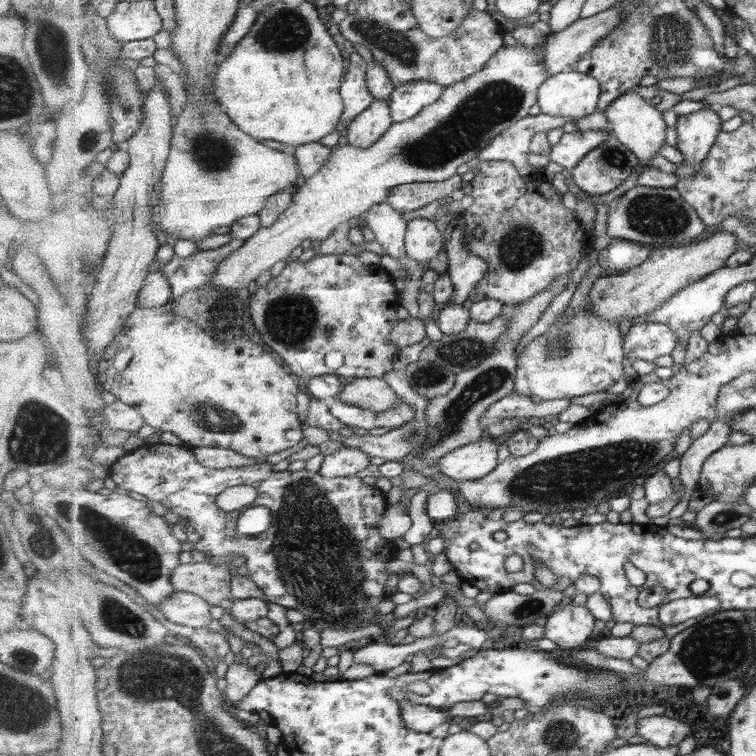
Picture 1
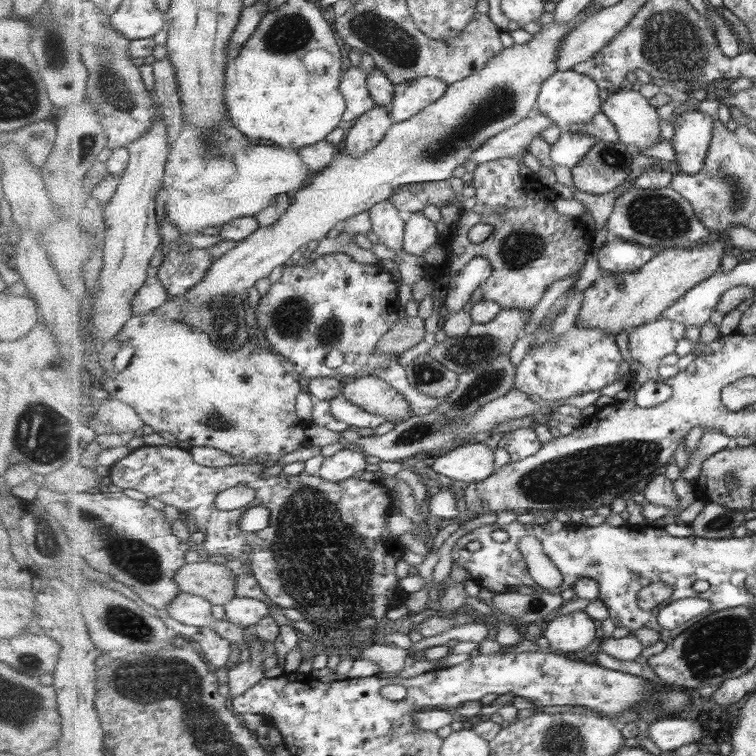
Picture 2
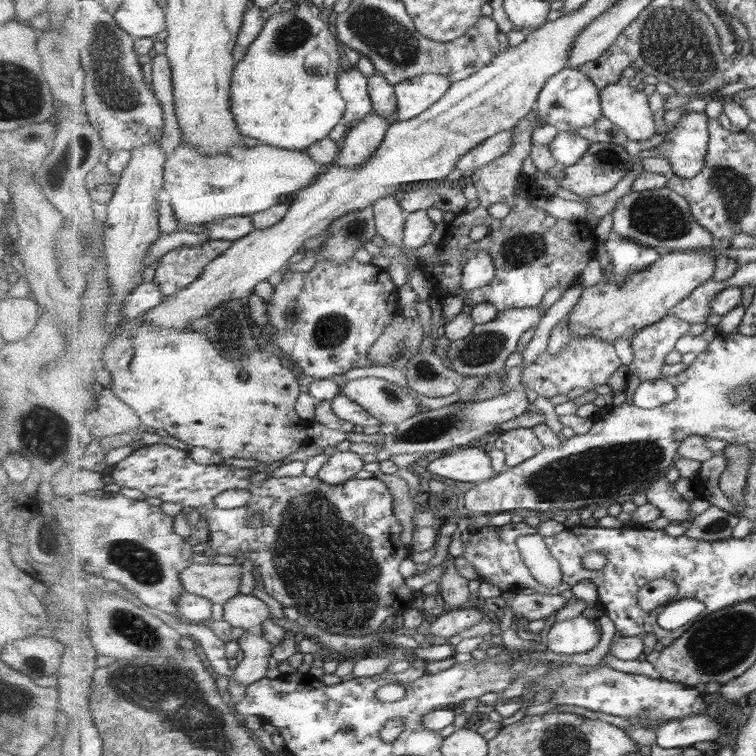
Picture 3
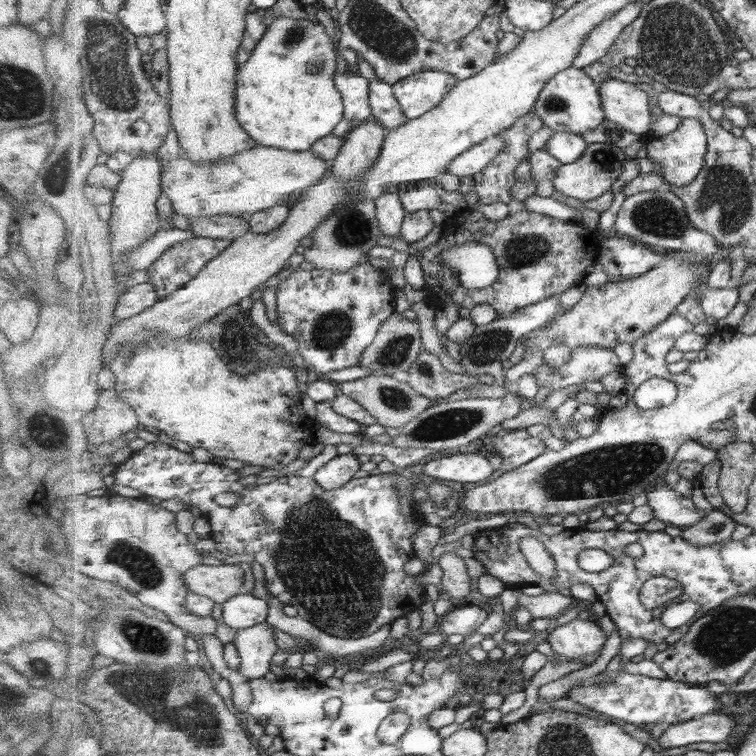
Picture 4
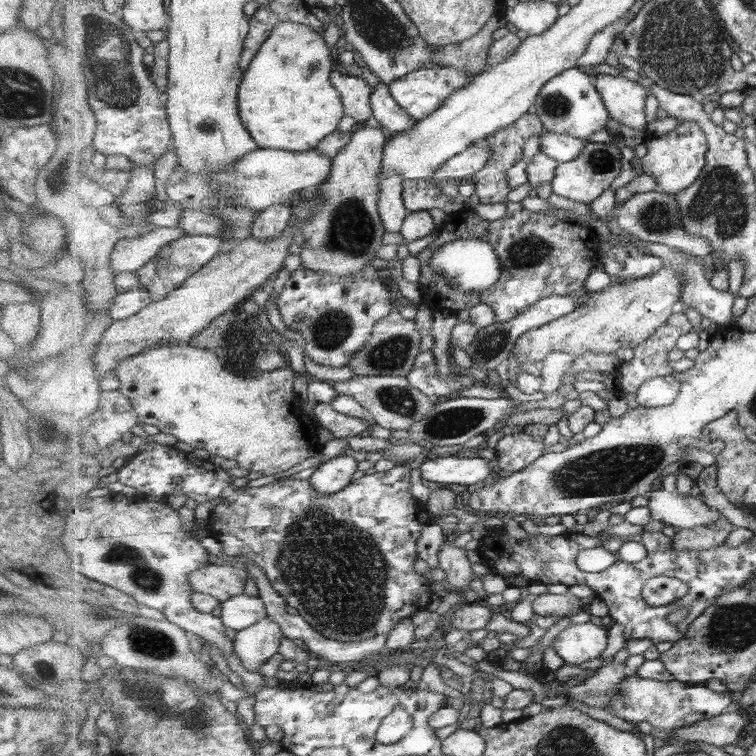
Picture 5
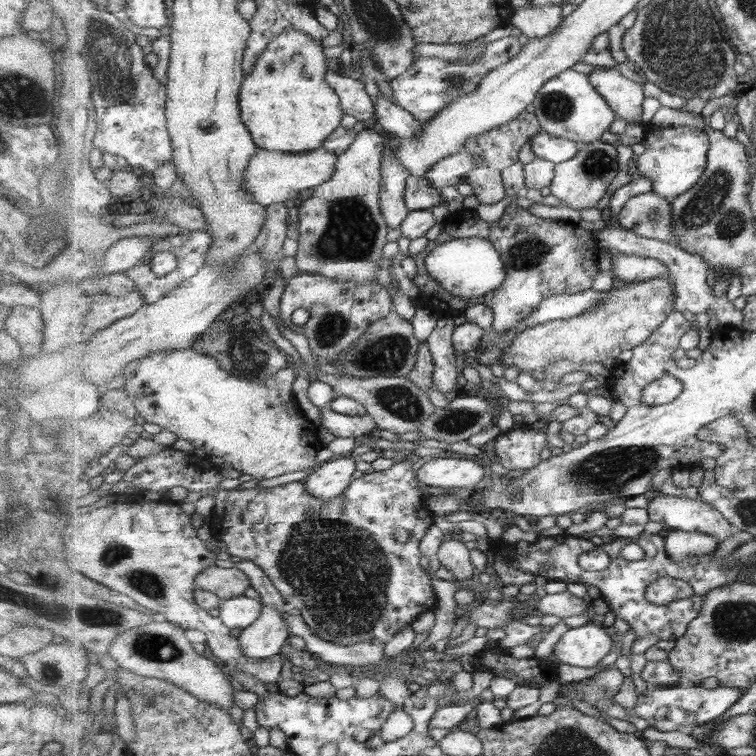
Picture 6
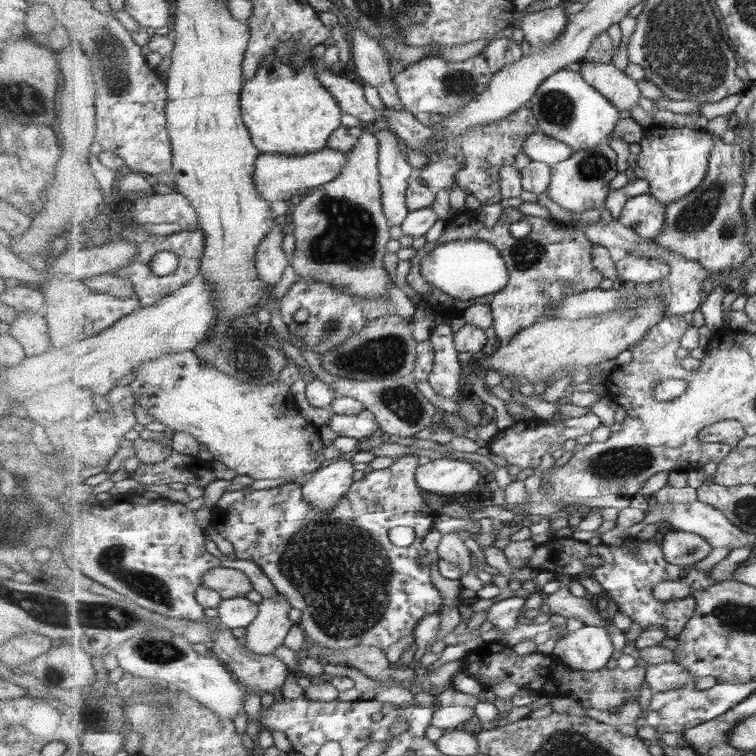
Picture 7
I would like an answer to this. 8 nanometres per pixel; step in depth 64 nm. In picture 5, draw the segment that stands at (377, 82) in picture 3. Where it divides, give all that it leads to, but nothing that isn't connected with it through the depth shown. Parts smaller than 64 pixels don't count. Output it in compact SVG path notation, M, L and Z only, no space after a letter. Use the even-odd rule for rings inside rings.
M381 82L373 88L370 101L374 110L374 118L389 135L407 132L415 126L416 118L413 118L393 98L387 83Z

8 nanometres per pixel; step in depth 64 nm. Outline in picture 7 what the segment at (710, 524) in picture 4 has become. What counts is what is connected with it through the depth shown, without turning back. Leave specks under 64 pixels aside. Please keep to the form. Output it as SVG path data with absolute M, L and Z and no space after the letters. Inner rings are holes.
M664 529L662 548L667 562L677 566L695 564L711 554L711 543L705 538L684 531Z

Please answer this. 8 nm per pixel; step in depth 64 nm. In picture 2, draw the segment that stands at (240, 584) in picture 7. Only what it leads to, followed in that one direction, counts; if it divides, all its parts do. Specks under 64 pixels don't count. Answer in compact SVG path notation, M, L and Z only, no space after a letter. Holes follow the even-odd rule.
M210 561L188 562L175 575L180 589L202 596L213 604L226 605L236 597L238 574L224 564Z

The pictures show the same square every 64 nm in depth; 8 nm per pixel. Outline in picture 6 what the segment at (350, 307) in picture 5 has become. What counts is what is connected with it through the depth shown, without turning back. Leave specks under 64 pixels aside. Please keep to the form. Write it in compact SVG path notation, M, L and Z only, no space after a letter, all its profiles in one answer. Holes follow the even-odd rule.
M298 271L297 275L288 281L281 295L280 318L286 327L297 334L303 334L309 340L312 354L321 363L331 364L333 359L356 343L371 324L389 316L393 306L394 302L387 288L376 280L357 284ZM297 308L305 308L310 313L308 321L302 326L293 324L291 320Z

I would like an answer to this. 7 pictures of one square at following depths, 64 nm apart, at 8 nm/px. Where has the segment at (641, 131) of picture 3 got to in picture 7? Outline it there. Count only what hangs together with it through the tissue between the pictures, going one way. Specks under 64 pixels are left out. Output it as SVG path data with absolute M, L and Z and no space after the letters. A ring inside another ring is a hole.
M583 61L580 69L581 75L591 86L594 86L601 94L614 102L619 110L630 111L633 106L639 104L642 90L638 81L631 78L627 73L621 72L613 64L603 62Z

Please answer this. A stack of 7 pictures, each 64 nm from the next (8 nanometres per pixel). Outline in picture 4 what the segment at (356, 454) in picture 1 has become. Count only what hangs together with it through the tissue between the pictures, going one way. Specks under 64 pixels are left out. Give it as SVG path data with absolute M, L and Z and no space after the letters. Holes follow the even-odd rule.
M353 453L339 454L315 474L315 481L325 490L335 490L347 485L361 468L361 462L357 459L359 457Z

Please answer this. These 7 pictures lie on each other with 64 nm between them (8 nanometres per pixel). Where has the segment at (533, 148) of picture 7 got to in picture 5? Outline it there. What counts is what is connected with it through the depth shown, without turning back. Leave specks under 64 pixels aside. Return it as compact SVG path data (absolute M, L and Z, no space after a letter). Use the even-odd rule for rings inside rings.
M545 131L540 135L540 152L557 159L560 163L566 163L574 161L583 152L587 143L586 140L575 138L569 134Z

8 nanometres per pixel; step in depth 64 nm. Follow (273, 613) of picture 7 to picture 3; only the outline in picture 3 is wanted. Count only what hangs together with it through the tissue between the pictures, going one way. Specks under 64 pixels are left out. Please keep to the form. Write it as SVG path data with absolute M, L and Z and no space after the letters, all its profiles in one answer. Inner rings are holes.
M259 628L244 631L237 642L240 646L239 663L234 669L234 677L241 686L249 687L268 675L269 658L274 656L275 644Z

